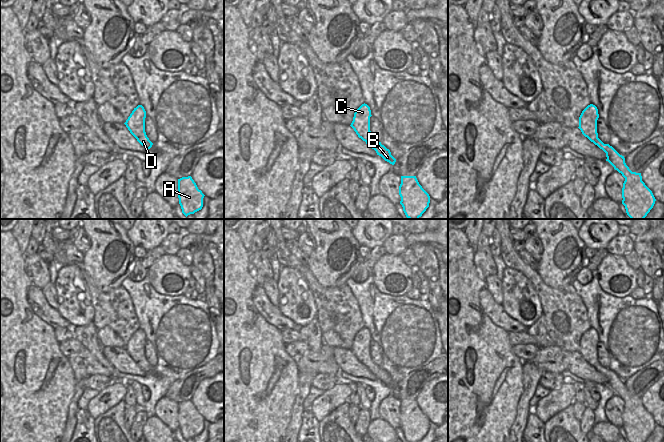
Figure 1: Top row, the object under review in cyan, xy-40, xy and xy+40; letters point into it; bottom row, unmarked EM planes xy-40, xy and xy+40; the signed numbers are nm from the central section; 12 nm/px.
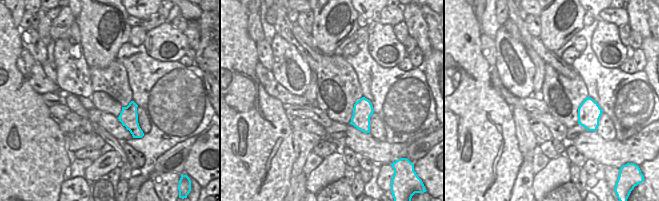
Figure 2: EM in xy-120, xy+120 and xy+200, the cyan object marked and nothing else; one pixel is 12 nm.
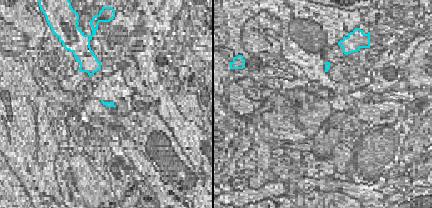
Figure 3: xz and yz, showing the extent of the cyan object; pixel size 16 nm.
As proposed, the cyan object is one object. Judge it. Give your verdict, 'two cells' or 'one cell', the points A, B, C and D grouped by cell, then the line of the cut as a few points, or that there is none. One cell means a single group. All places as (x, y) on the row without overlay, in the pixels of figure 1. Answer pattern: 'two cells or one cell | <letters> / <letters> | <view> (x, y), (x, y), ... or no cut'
one cell | A B C D | no cut

